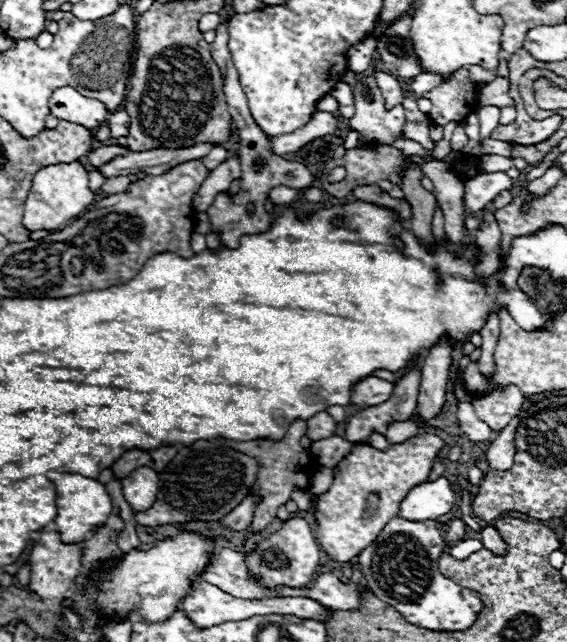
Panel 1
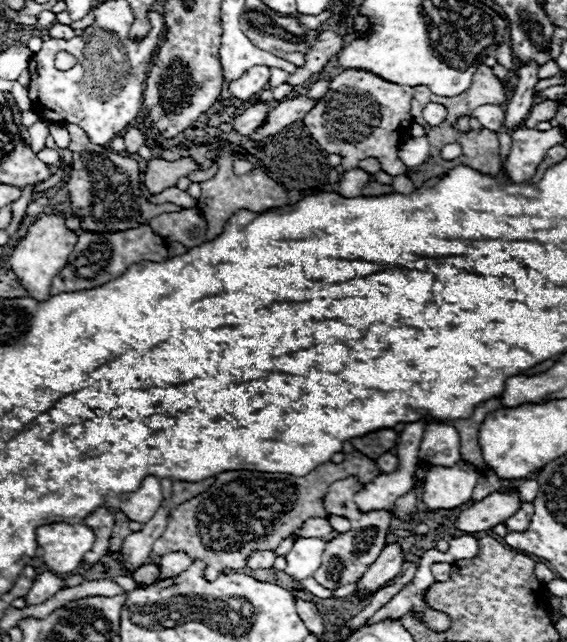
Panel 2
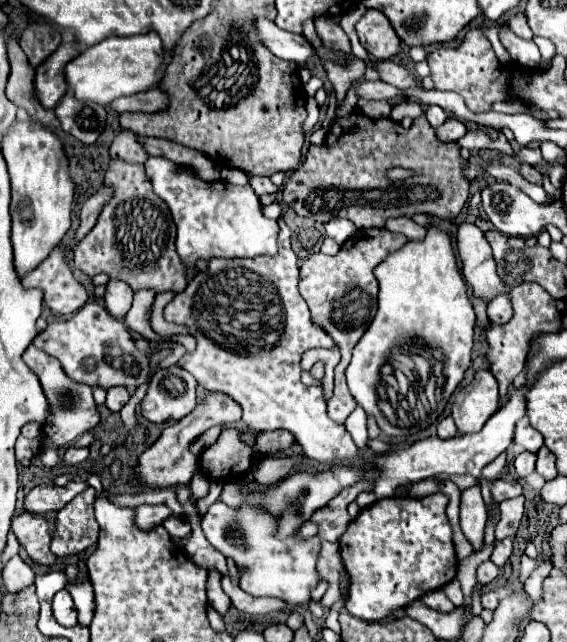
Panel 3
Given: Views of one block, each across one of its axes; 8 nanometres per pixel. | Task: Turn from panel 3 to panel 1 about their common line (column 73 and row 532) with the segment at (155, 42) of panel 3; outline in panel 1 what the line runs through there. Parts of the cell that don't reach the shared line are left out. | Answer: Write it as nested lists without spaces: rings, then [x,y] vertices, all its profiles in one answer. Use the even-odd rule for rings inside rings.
[[[50,471],[48,477],[56,486],[56,508],[58,508],[58,516],[56,516],[56,526],[60,532],[62,542],[84,542],[86,534],[94,528],[104,524],[104,520],[108,518],[108,512],[112,510],[112,500],[106,492],[106,486],[100,484],[98,480],[86,478],[76,473],[65,473]]]

